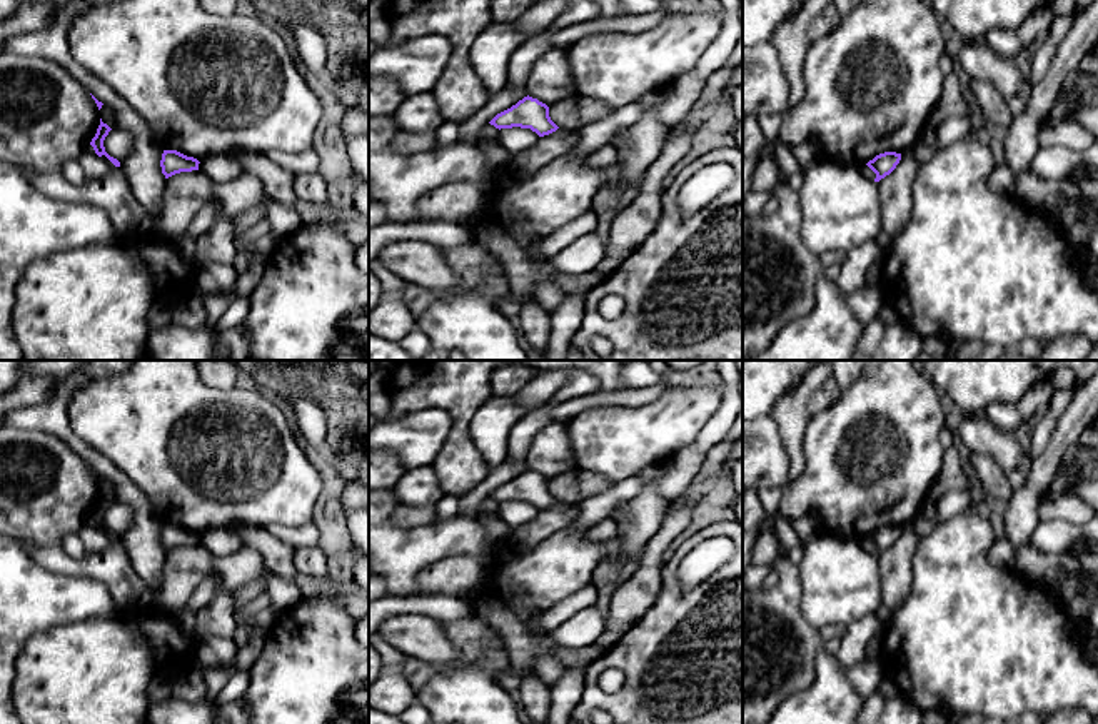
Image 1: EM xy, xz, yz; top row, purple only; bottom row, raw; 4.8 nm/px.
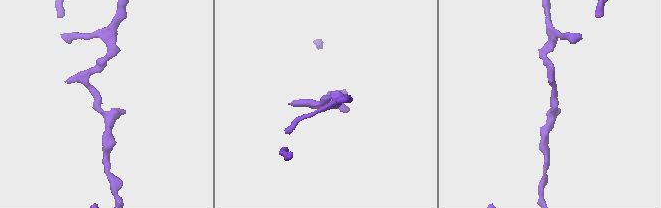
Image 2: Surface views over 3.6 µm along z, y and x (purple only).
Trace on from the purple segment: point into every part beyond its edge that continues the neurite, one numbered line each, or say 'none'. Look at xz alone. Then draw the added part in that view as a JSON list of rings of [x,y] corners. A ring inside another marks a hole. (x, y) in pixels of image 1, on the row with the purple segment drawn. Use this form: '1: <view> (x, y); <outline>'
none

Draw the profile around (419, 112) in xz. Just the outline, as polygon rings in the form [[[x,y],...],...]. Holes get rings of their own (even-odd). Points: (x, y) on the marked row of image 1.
[[[432,92],[405,97],[392,115],[405,133],[436,132],[446,122]]]

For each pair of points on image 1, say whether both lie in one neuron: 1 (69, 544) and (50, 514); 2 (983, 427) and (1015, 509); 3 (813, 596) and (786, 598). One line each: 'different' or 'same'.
1: different
2: different
3: different

